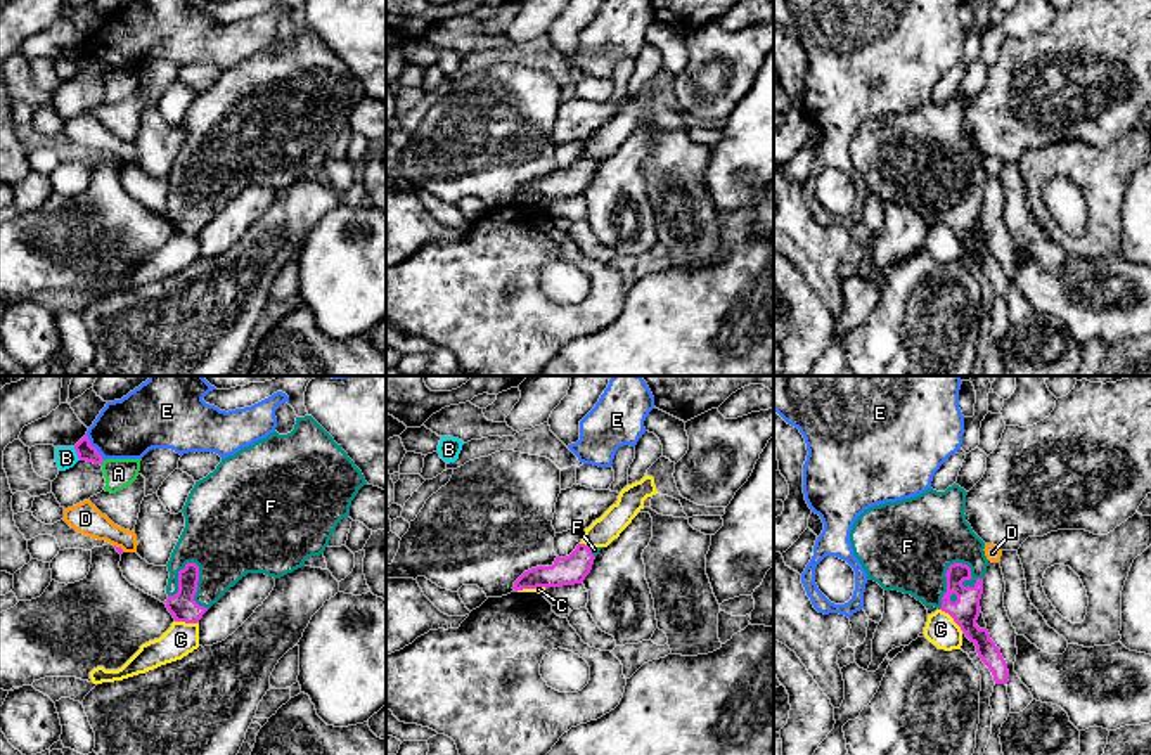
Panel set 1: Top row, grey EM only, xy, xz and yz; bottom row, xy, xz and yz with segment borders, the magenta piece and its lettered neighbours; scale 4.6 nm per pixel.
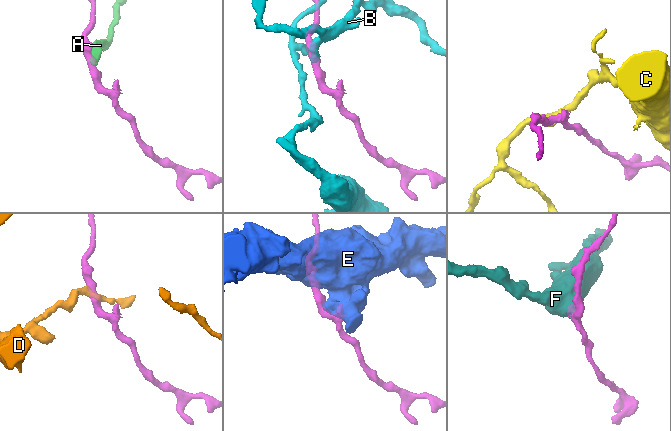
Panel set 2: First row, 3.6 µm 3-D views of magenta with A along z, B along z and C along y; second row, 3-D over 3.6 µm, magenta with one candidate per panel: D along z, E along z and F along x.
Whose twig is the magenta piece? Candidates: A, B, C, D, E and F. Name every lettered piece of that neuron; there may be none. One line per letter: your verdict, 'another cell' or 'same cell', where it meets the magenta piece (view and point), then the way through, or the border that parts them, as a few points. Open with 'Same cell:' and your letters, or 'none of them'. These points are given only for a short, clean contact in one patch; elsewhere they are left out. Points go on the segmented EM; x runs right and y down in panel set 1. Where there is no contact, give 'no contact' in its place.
Same cell: F
A: another cell; contact xy (101, 463); border xy (102, 459), (101, 464)
B: another cell; contact xy (77, 452); border xy (73, 447), (80, 459)
C: another cell; contact yz (952, 617); border yz (940, 608), (963, 631)
D: another cell; contact xy (120, 548); border xy (115, 544), (123, 549)
E: another cell; contact xy (94, 447); border xy (85, 435), (104, 459)
F: same cell; contact yz (949, 568); way yz (964, 612), (949, 568), (932, 553), (907, 546)

